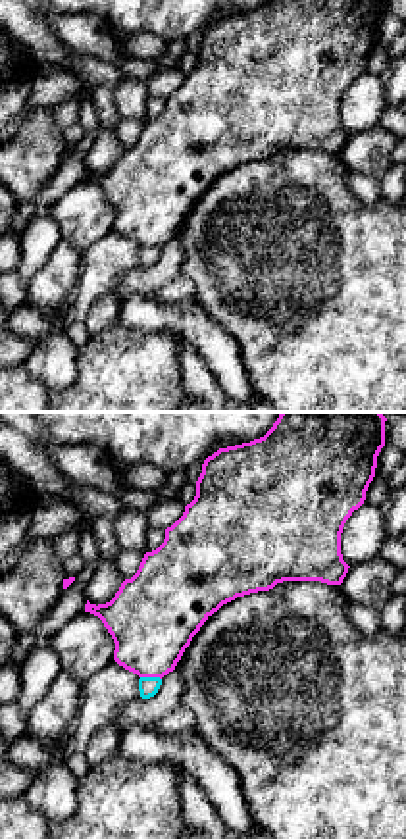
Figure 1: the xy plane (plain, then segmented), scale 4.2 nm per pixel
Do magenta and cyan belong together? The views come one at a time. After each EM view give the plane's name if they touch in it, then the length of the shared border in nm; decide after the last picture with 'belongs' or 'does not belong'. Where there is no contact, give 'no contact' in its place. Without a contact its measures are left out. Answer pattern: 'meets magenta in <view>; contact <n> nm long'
meets magenta in xy; contact 90 nm long

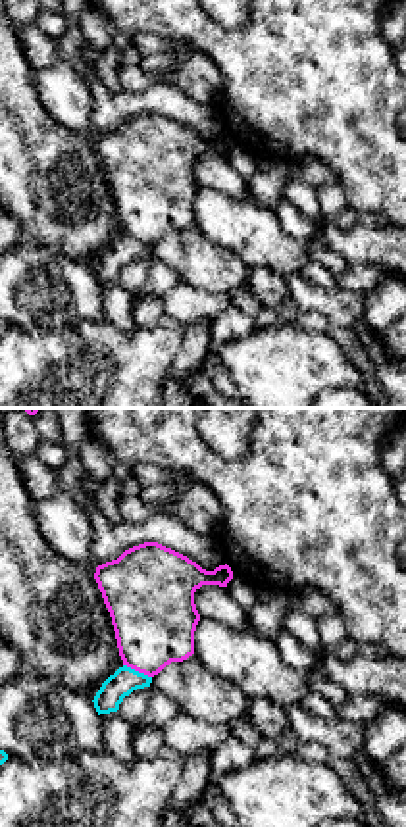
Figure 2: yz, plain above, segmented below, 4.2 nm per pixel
meets magenta in yz; contact 130 nm long

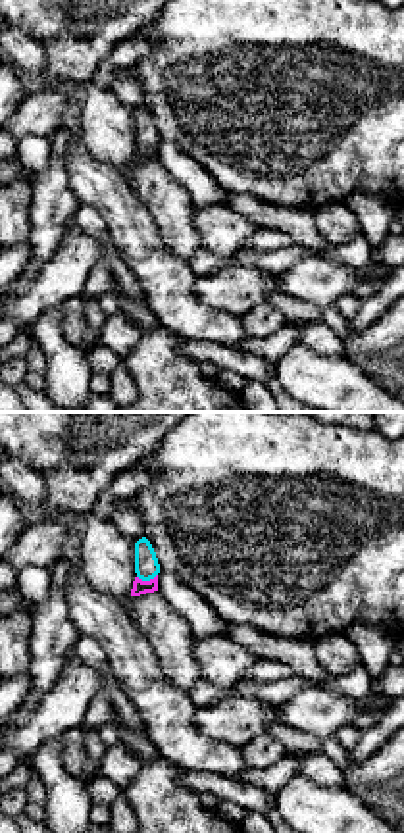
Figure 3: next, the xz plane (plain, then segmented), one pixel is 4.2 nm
meets magenta in xz; contact 90 nm long

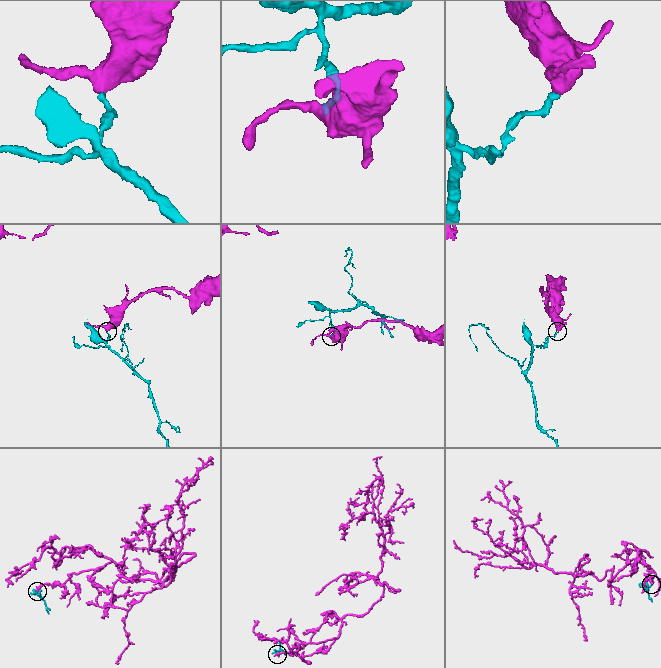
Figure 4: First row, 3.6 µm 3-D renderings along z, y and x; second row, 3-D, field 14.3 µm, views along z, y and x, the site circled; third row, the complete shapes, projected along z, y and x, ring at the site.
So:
does not belong

